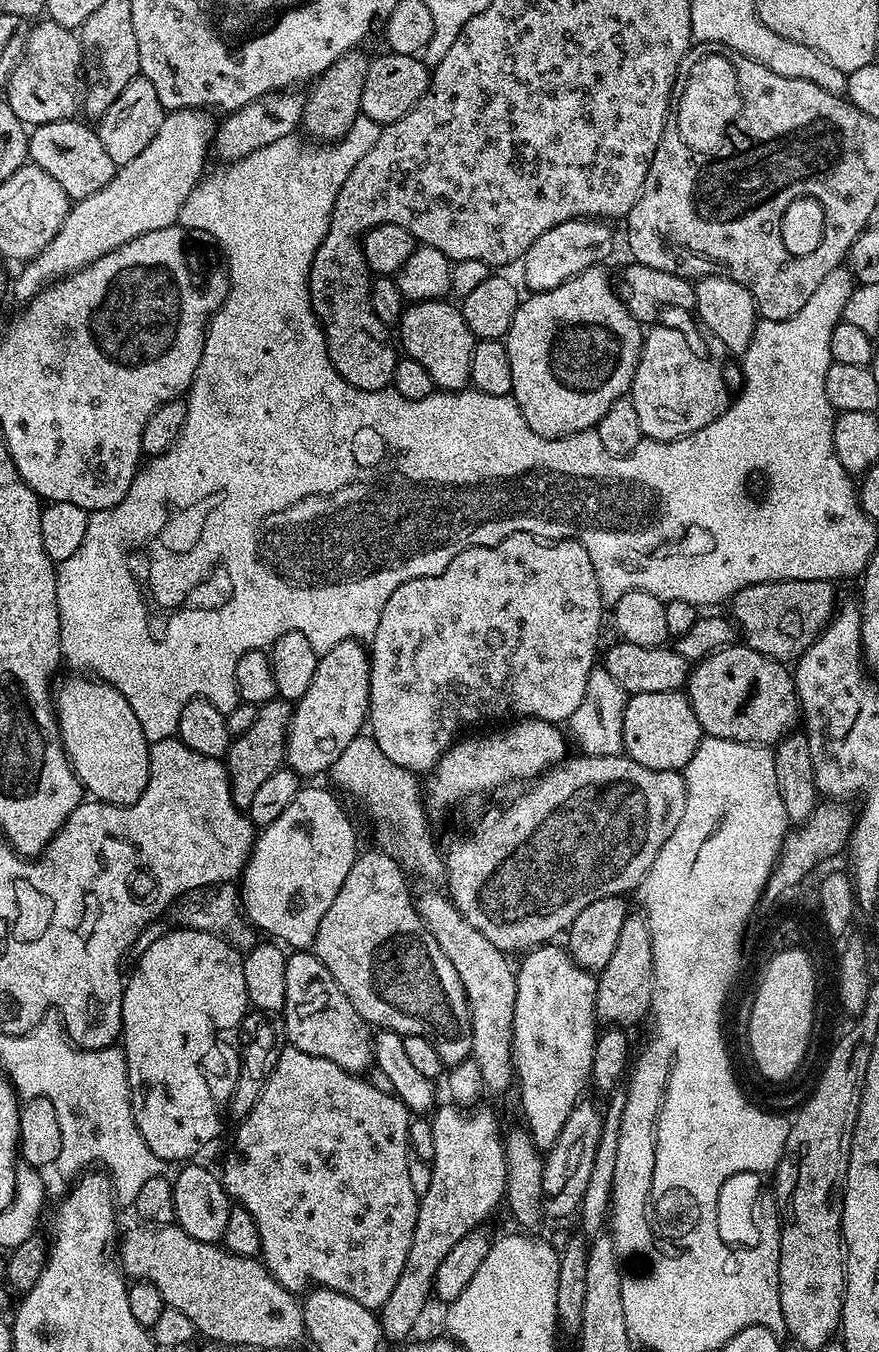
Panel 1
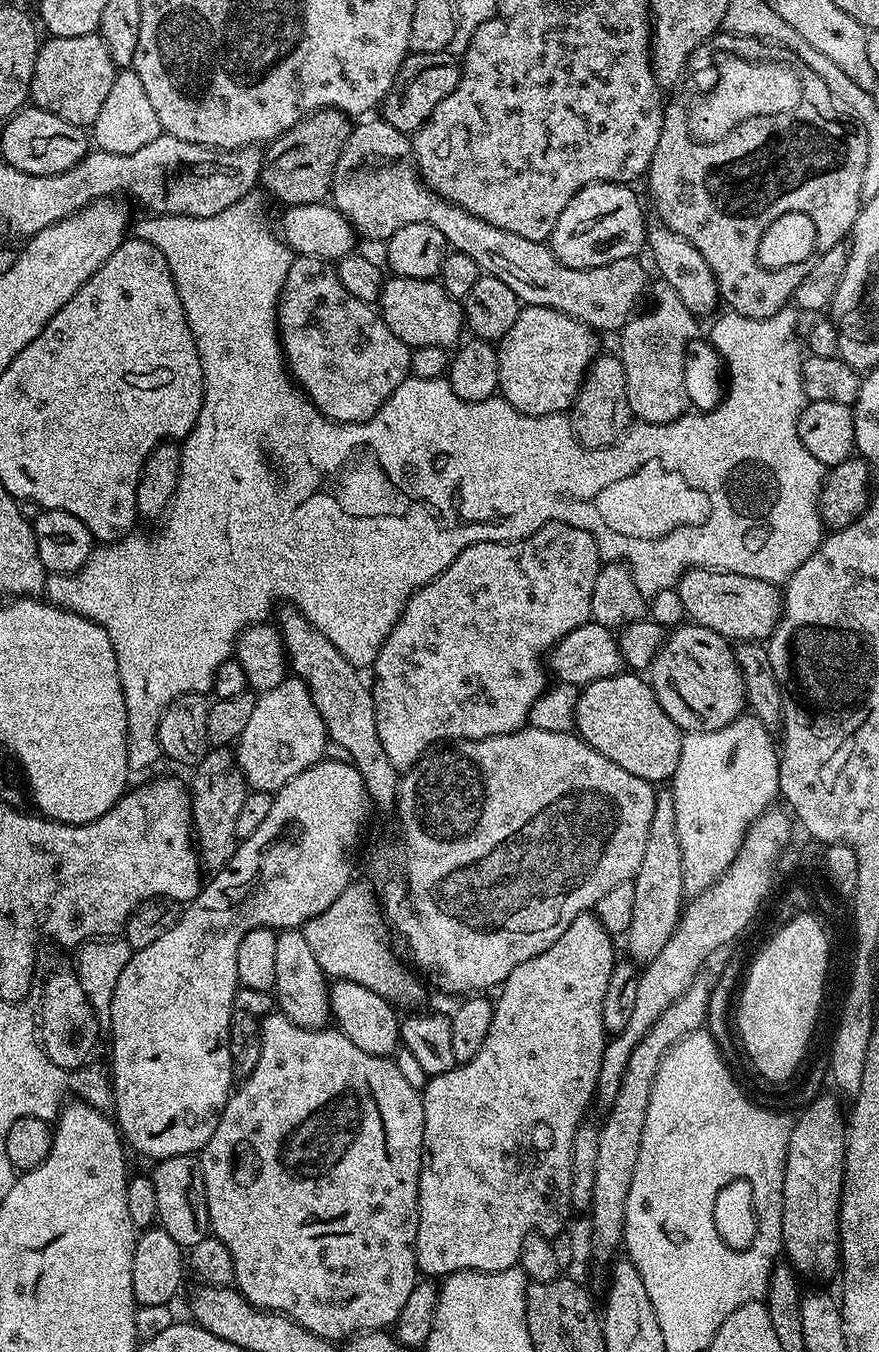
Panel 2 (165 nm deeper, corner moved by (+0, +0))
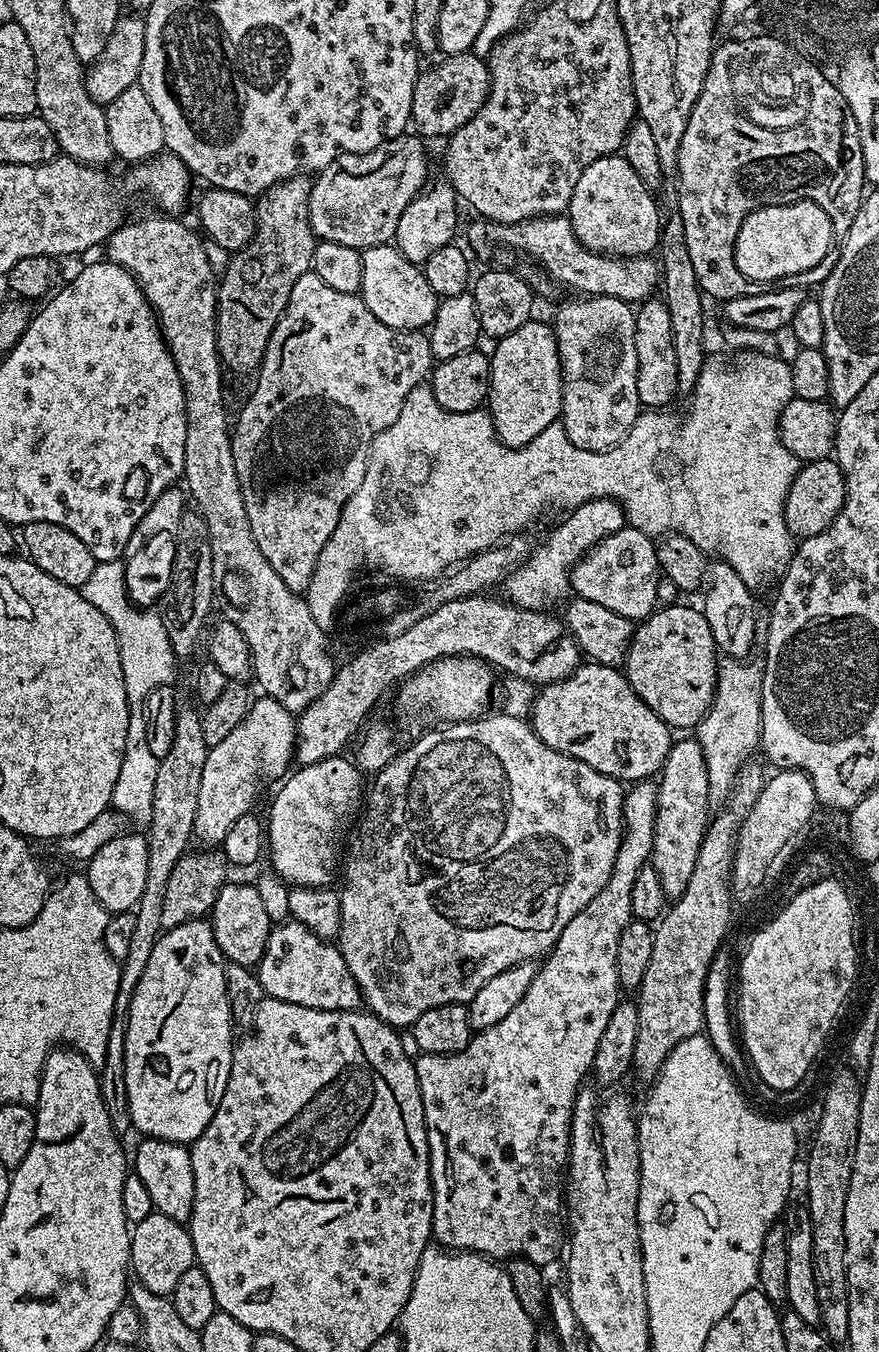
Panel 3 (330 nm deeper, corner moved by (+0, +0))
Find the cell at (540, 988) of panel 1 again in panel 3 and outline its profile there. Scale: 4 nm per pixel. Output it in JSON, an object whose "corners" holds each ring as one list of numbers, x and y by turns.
{"corners":[[651,779,641,780,633,783,631,787,624,793,624,833,622,834,622,842,618,846,618,858,614,858,614,870,610,874,610,878,606,882,606,886,602,886,602,890,598,890,598,894,594,894,594,898,590,898,590,902,582,909,578,910,578,914,574,914,574,918,570,918,570,922,566,922,566,930,562,930,562,934,558,938,558,942,552,947,551,952,543,957,542,963,537,967,534,974,534,982,530,982,530,990,526,990,526,994,522,994,522,1002,518,1002,518,1006,514,1006,514,1010,510,1010,510,1014,506,1014,506,1018,502,1018,502,1022,498,1022,498,1026,490,1026,490,1030,482,1030,475,1033,471,1042,466,1046,466,1050,455,1052,449,1056,439,1056,438,1054,420,1054,415,1057,416,1077,418,1078,418,1086,422,1094,422,1110,424,1111,424,1125,428,1131,428,1161,430,1162,430,1178,432,1179,432,1197,434,1198,434,1218,432,1219,432,1240,441,1248,455,1250,457,1252,479,1252,480,1255,489,1258,495,1258,497,1261,504,1262,509,1258,520,1258,534,1262,541,1266,552,1264,556,1259,561,1259,562,1253,566,1248,566,1216,562,1211,562,1177,566,1172,568,1162,568,1143,570,1142,570,1130,572,1129,572,1107,576,1101,576,1096,579,1094,582,1085,585,1083,584,1075,589,1075,592,1063,594,1062,594,1054,598,1054,598,1041,601,1040,602,1034,608,1025,610,1014,614,1014,614,1006,619,1004,622,999,622,989,618,982,618,934,622,934,622,930,626,930,628,923,634,919,632,907,630,906,630,893,634,890,634,878,638,878,641,868,645,867,651,861,652,847,654,846,654,818,656,817,656,807,658,806,658,794,656,793,657,785]]}

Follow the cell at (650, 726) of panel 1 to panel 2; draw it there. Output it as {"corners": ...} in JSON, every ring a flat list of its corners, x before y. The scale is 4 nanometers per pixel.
{"corners":[[625,670,619,676,583,685,576,707,574,732,598,750,598,754,610,758,610,762,618,762,622,770,638,774,643,780,668,780,681,771,684,736,670,714,662,710,651,683,643,675]]}

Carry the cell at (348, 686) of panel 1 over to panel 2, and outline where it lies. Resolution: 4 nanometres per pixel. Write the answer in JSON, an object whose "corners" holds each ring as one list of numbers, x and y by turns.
{"corners":[[292,674,274,690,257,695,254,714,250,714,246,730,242,730,234,755,249,789,275,794,286,782,325,759,324,747,329,744,328,731,310,698,310,690]]}

